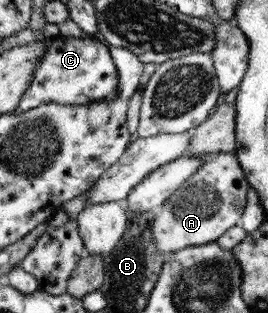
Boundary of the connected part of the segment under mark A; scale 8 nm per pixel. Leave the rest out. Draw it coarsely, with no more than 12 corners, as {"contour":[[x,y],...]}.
{"contour":[[219,152],[153,223],[158,252],[216,242],[239,225],[250,186]]}

